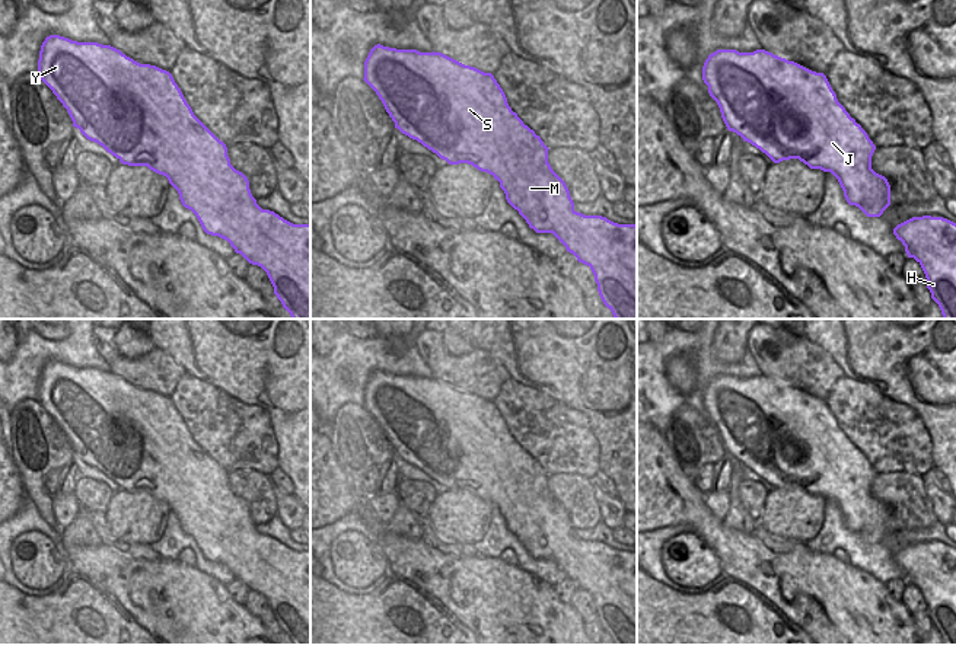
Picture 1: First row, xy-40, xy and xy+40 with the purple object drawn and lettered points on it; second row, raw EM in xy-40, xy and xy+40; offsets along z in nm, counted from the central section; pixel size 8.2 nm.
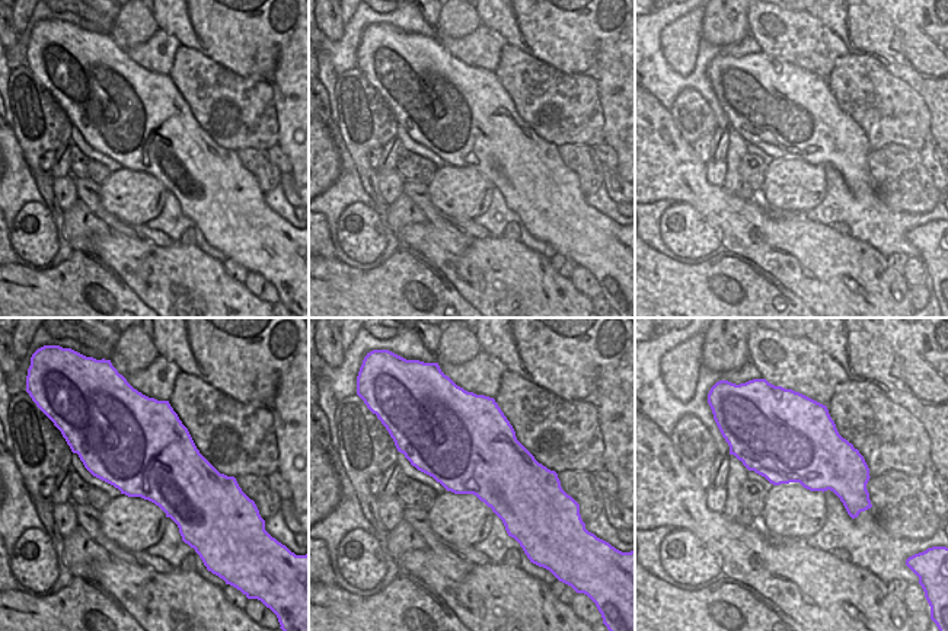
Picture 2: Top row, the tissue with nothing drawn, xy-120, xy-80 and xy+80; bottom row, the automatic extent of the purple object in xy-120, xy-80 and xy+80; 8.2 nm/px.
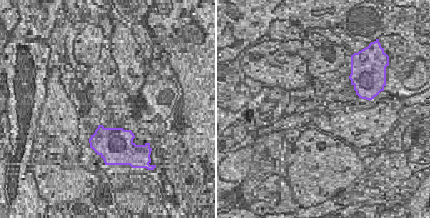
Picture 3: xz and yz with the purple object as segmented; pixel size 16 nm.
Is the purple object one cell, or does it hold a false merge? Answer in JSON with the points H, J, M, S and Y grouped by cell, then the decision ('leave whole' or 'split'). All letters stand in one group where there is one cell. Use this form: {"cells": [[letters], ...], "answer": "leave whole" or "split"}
{"cells": [["H", "J", "M", "S", "Y"]], "answer": "leave whole"}

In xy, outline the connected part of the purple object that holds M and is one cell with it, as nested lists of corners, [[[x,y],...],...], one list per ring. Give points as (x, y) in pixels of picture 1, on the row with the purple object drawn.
[[[375,45],[363,79],[379,96],[402,134],[417,140],[449,165],[468,163],[500,182],[507,202],[536,233],[552,233],[579,262],[587,265],[603,304],[615,319],[637,319],[637,226],[574,210],[565,182],[548,163],[548,147],[507,103],[491,73],[465,66],[442,52]]]

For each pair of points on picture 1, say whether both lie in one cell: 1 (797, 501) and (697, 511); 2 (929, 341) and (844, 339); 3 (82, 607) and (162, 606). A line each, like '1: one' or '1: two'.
1: two
2: one
3: two

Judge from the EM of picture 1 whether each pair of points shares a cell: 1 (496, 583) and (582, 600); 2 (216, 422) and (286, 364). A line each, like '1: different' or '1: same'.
1: different
2: different

